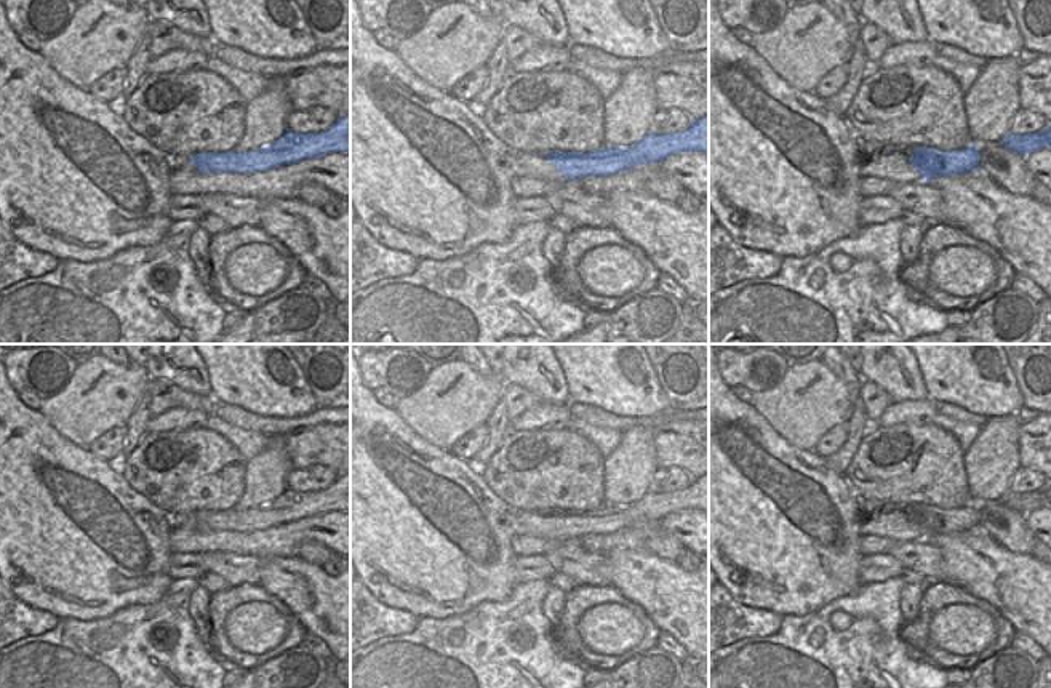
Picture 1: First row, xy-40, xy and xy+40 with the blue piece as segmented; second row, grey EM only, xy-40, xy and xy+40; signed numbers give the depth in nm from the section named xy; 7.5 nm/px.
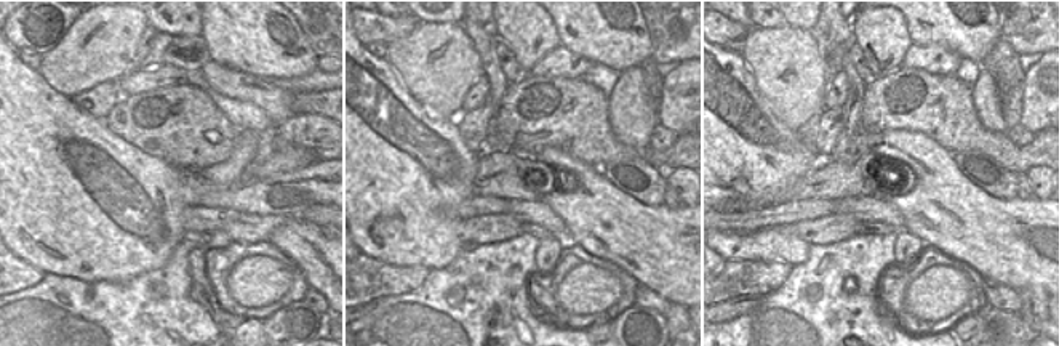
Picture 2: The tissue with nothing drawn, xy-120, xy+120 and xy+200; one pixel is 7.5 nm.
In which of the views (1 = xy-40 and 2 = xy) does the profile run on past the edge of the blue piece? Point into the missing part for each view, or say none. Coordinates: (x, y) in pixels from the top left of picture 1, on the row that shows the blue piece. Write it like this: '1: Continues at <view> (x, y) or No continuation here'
1: Continues at xy-40 (176, 164)
2: Continues at xy (525, 165)

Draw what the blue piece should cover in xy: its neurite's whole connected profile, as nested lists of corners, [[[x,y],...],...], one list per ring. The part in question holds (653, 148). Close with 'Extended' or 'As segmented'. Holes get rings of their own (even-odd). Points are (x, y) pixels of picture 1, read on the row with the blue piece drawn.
[[[709,115],[670,134],[645,134],[630,147],[601,147],[595,152],[512,154],[515,178],[536,178],[552,184],[574,184],[587,176],[611,176],[645,163],[661,163],[681,152],[709,154]]]. Extended

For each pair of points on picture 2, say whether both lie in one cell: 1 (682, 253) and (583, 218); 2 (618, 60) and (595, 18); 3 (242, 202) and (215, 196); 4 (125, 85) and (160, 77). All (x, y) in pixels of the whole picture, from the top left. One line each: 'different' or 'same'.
1: same
2: same
3: same
4: same

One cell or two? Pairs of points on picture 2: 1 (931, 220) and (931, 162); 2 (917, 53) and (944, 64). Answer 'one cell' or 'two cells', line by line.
1: one cell
2: one cell

